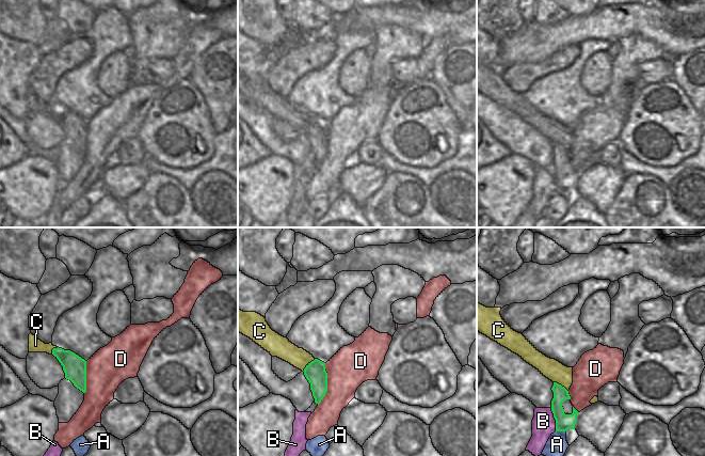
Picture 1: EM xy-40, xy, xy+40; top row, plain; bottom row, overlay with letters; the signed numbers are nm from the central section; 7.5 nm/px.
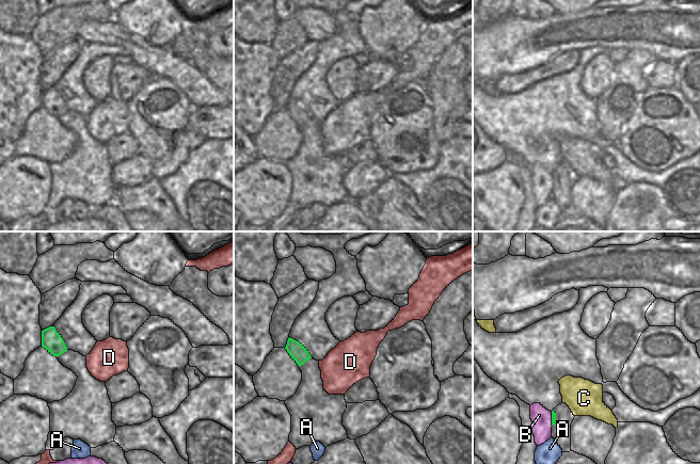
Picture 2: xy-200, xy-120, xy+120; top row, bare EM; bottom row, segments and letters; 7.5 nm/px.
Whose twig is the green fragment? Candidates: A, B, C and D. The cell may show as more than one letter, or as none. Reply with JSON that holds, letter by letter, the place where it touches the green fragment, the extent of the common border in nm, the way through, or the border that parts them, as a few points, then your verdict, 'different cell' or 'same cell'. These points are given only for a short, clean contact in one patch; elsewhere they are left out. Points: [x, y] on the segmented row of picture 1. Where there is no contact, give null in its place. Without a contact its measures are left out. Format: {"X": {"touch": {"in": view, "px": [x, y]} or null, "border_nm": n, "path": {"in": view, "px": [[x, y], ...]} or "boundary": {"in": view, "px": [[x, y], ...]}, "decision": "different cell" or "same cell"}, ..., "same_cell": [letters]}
{"A": {"touch": {"in": "xy+40", "px": [561, 430]}, "border_nm": 80, "boundary": {"in": "xy+40", "px": [[556, 430], [565, 431]]}, "decision": "different cell"}, "B": {"touch": {"in": "xy+40", "px": [555, 419]}, "border_nm": 180, "boundary": {"in": "xy+40", "px": [[550, 408], [554, 414], [556, 430]]}, "decision": "different cell"}, "C": {"touch": {"in": "xy", "px": [308, 364]}, "border_nm": 140, "boundary": {"in": "xy", "px": [[315, 359], [302, 371]]}, "decision": "different cell"}, "D": {"touch": {"in": "xy", "px": [326, 384]}, "border_nm": 320, "decision": "different cell"}, "same_cell": []}

